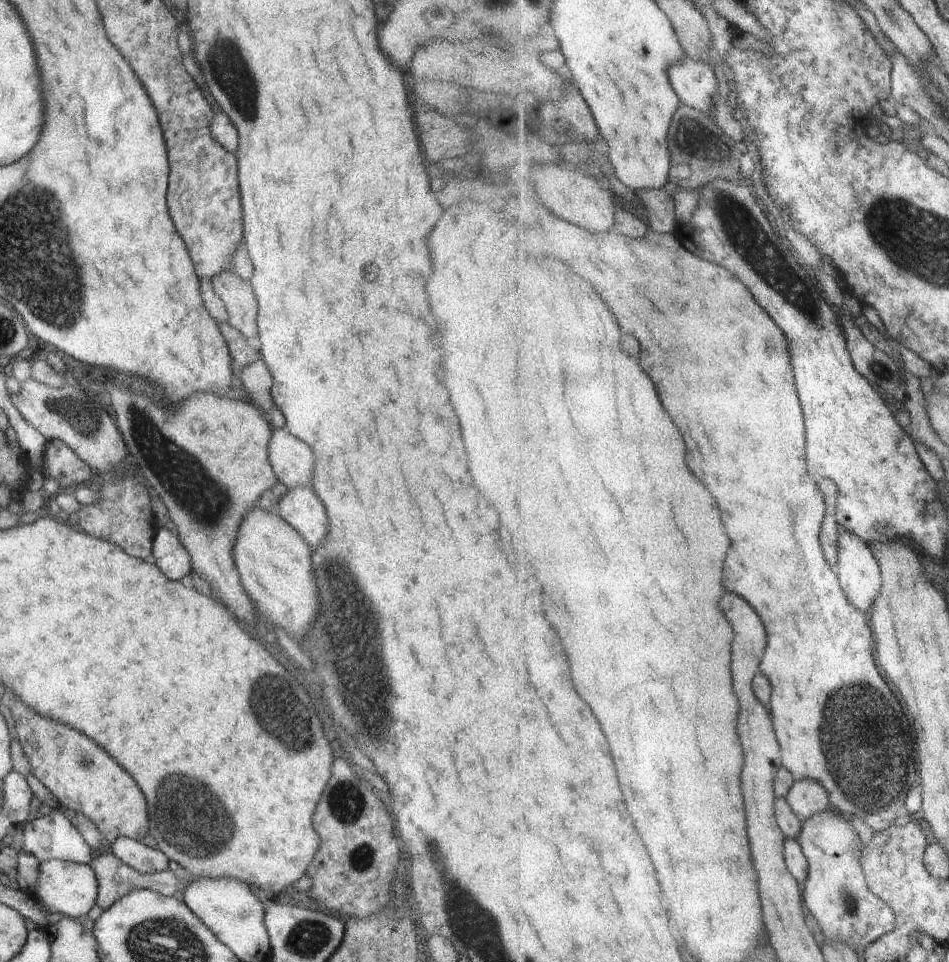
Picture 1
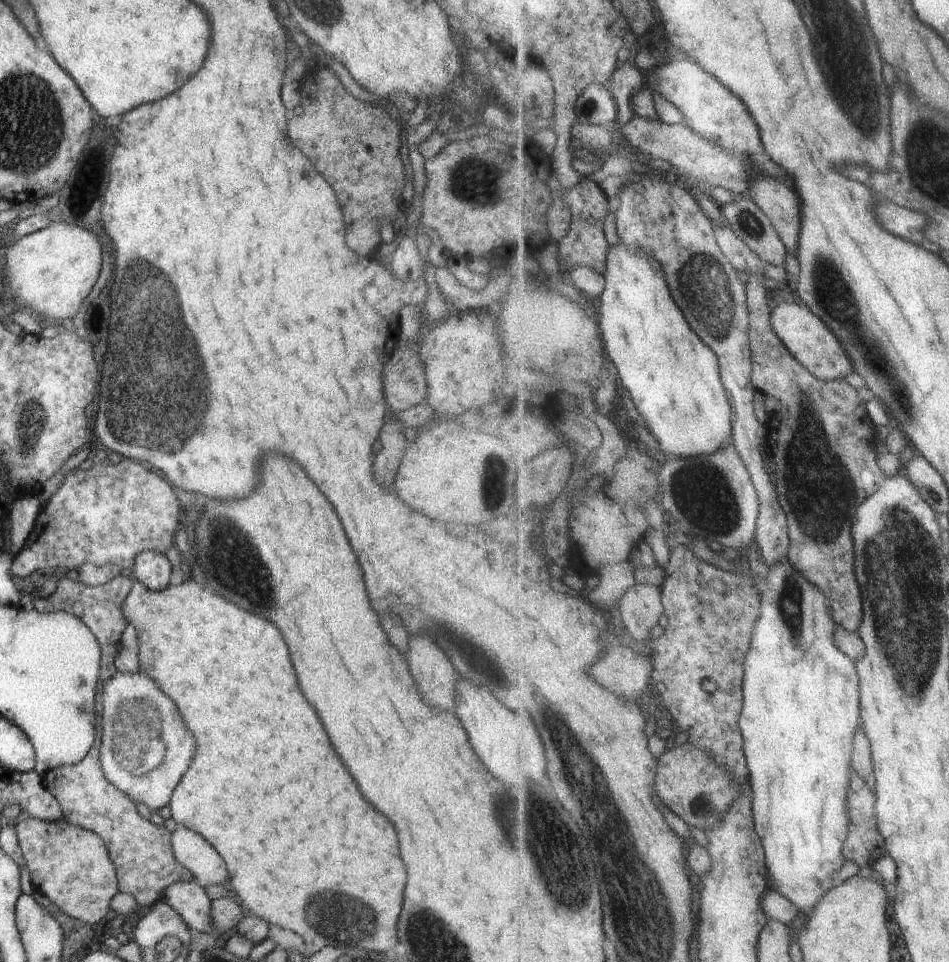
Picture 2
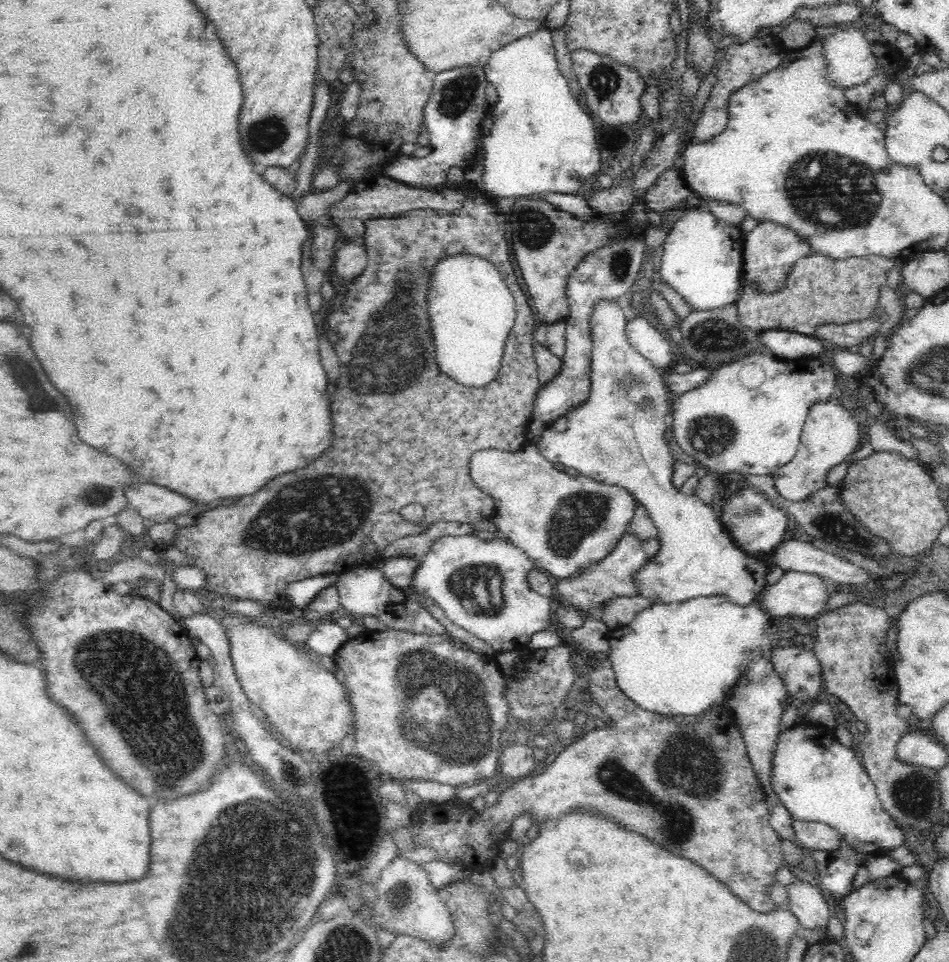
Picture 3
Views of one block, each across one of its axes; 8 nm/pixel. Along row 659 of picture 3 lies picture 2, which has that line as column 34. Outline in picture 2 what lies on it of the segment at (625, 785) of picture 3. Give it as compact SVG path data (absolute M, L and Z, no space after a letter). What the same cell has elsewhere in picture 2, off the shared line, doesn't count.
M128 572L112 578L110 582L106 582L102 586L86 586L82 581L69 580L67 577L62 577L57 582L56 591L48 596L48 598L38 598L34 601L34 610L41 613L50 612L68 612L77 616L82 622L90 629L90 632L94 634L100 647L100 676L96 686L96 719L95 729L102 729L102 712L103 712L103 698L102 690L104 688L104 682L107 682L115 673L116 667L114 660L118 656L117 644L122 636L122 632L127 626L124 616L122 616L122 602L124 598L128 596L130 589L132 588L131 576Z

